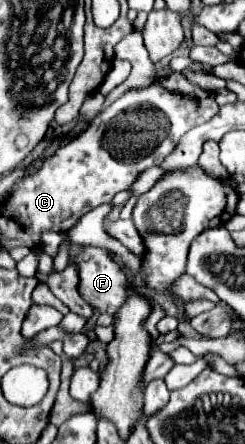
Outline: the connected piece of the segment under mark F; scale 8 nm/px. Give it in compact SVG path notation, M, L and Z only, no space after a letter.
M74 245L68 251L68 263L74 263L78 267L78 291L84 301L88 301L90 307L94 307L98 313L108 313L116 317L118 309L126 303L128 299L128 283L126 275L122 273L120 263L114 261L114 253L102 247L92 247L92 245Z

